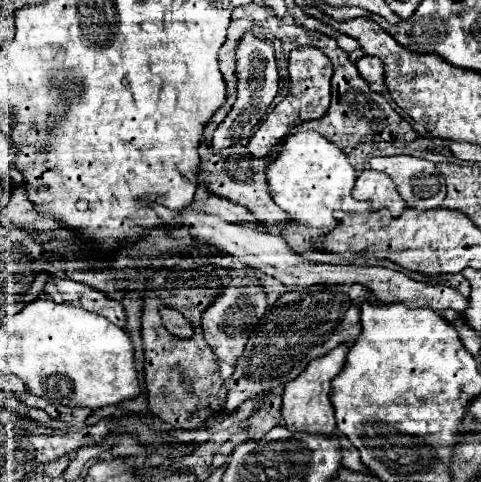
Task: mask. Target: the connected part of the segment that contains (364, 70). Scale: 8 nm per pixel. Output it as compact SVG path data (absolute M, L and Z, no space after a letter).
M361 57L359 61L355 61L361 77L371 83L371 81L377 81L377 83L383 83L383 65L377 57Z

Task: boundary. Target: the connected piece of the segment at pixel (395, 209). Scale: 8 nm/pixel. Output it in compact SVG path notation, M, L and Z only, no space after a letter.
M363 169L361 175L357 177L357 183L353 187L353 197L355 199L369 199L371 209L387 207L391 215L401 215L405 209L403 197L399 195L393 179L375 169Z

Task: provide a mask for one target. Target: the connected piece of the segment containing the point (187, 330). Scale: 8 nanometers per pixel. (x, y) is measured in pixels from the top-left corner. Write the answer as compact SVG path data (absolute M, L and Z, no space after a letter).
M161 307L161 309L159 309L159 315L161 315L163 325L165 325L165 329L167 329L169 333L173 333L173 335L177 335L177 337L191 337L191 335L193 335L191 323L189 323L179 311L175 311L175 309L171 309L171 307Z

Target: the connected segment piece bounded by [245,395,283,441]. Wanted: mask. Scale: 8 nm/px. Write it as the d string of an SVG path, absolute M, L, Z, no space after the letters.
M269 395L269 399L265 399L265 403L261 405L261 409L257 409L247 419L245 429L251 429L249 431L249 439L259 441L275 425L283 425L283 417L281 417L281 395Z

